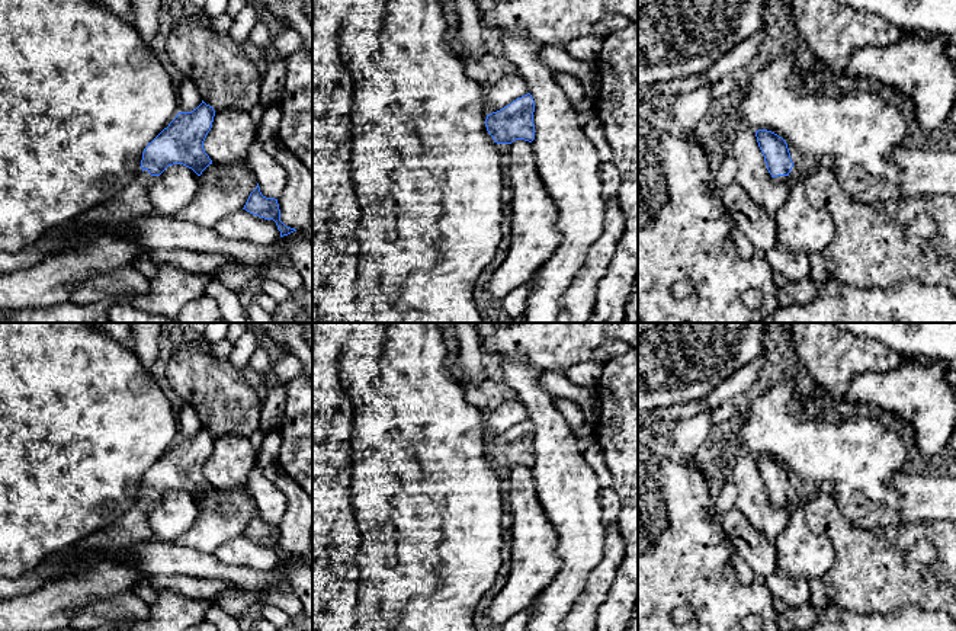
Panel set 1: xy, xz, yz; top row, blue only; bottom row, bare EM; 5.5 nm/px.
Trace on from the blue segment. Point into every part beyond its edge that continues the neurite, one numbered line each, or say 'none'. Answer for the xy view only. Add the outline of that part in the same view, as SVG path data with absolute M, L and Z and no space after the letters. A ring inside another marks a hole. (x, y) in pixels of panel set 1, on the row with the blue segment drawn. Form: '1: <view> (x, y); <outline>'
1: xy (132, 201); M148 170L137 174L113 201L96 205L77 217L68 230L58 236L57 247L64 249L71 240L83 238L89 233L118 227L135 217L153 212L148 189L155 179L157 176L151 176Z

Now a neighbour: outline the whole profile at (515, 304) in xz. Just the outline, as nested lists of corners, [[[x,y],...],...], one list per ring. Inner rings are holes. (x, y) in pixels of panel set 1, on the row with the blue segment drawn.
[[[522,285],[504,297],[500,302],[500,307],[504,313],[510,316],[511,320],[520,317],[527,305],[527,297],[530,294],[530,285]]]

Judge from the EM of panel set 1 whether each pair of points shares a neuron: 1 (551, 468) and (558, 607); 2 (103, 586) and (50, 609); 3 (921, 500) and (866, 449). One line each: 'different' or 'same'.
1: same
2: same
3: different

